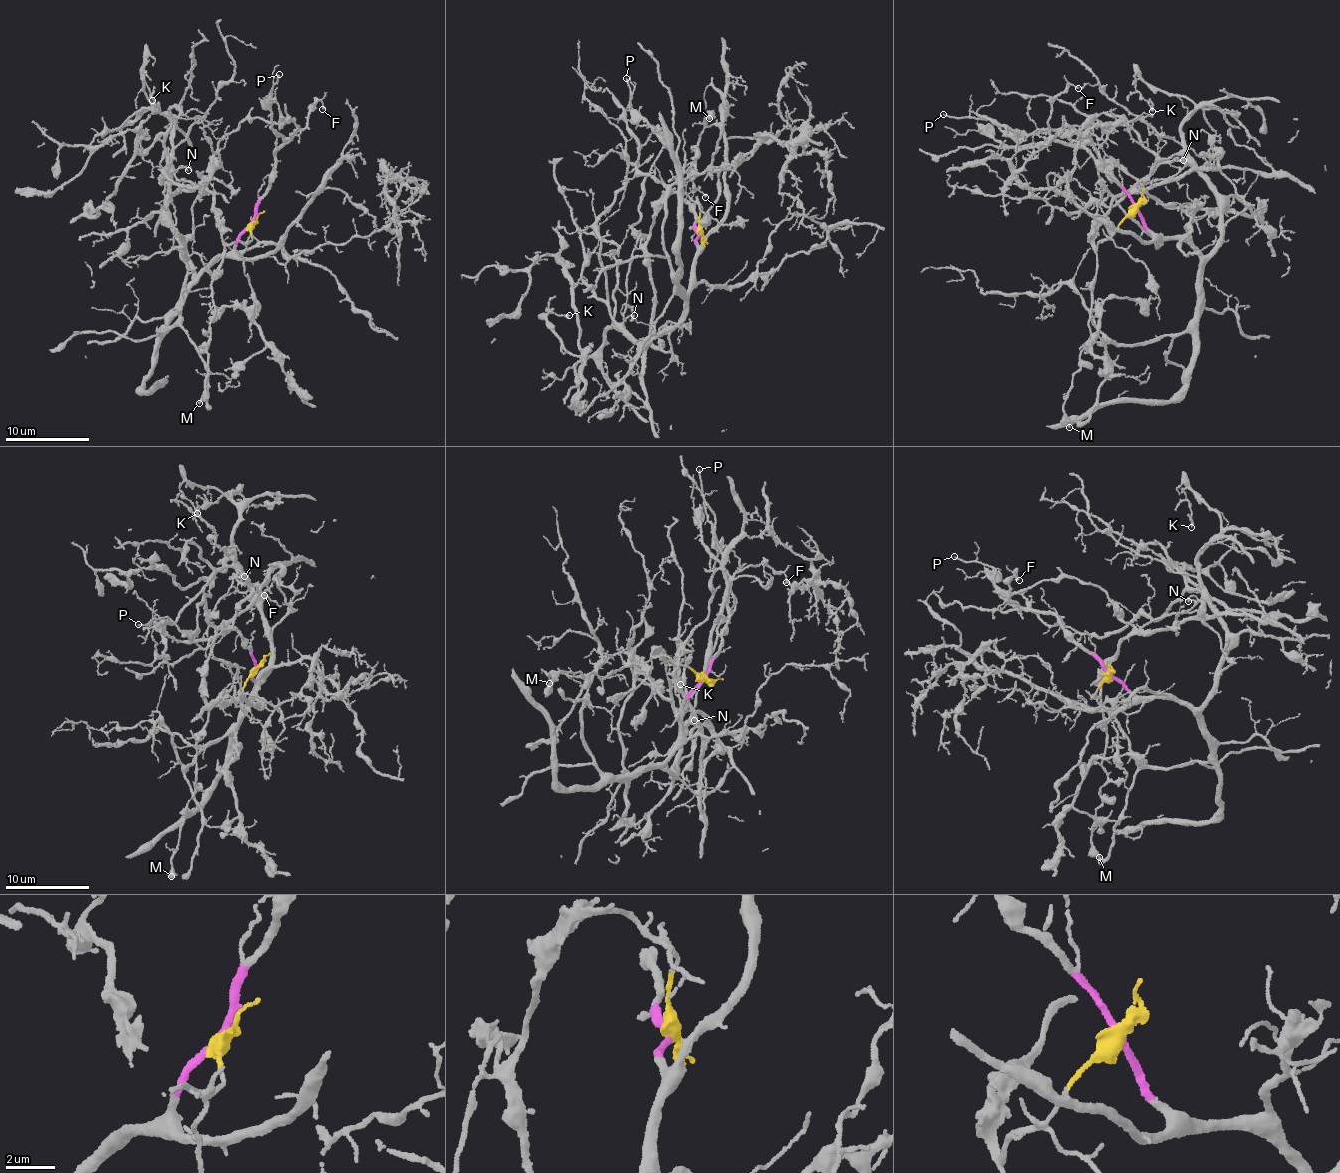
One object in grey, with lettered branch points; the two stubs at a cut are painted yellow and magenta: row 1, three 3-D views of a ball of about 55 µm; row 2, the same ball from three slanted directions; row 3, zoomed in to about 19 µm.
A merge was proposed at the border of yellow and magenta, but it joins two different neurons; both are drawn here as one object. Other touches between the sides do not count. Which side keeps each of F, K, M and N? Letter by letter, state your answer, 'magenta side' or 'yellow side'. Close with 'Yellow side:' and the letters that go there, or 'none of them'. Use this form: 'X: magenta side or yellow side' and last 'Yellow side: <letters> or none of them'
F: magenta side
K: magenta side
M: yellow side
N: magenta side
Yellow side: M

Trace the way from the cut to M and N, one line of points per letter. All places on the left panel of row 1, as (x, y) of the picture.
M: (252, 223), (252, 239), (231, 244), (212, 283), (216, 315), (206, 351), (205, 394), (199, 404)
N: (252, 223), (231, 249), (203, 274), (196, 274), (168, 207), (174, 172), (182, 166), (188, 170)

